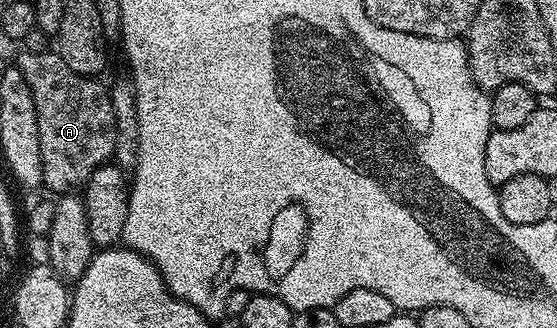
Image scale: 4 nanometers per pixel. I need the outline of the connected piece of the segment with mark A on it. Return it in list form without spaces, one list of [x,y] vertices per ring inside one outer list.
[[[19,52],[18,66],[22,77],[26,77],[26,85],[30,85],[30,93],[34,93],[34,109],[38,113],[38,141],[42,149],[43,186],[55,193],[72,193],[83,188],[89,177],[109,162],[116,154],[116,130],[114,129],[114,105],[107,86],[103,87],[99,78],[91,75],[79,75],[62,61],[55,53],[43,55]]]

